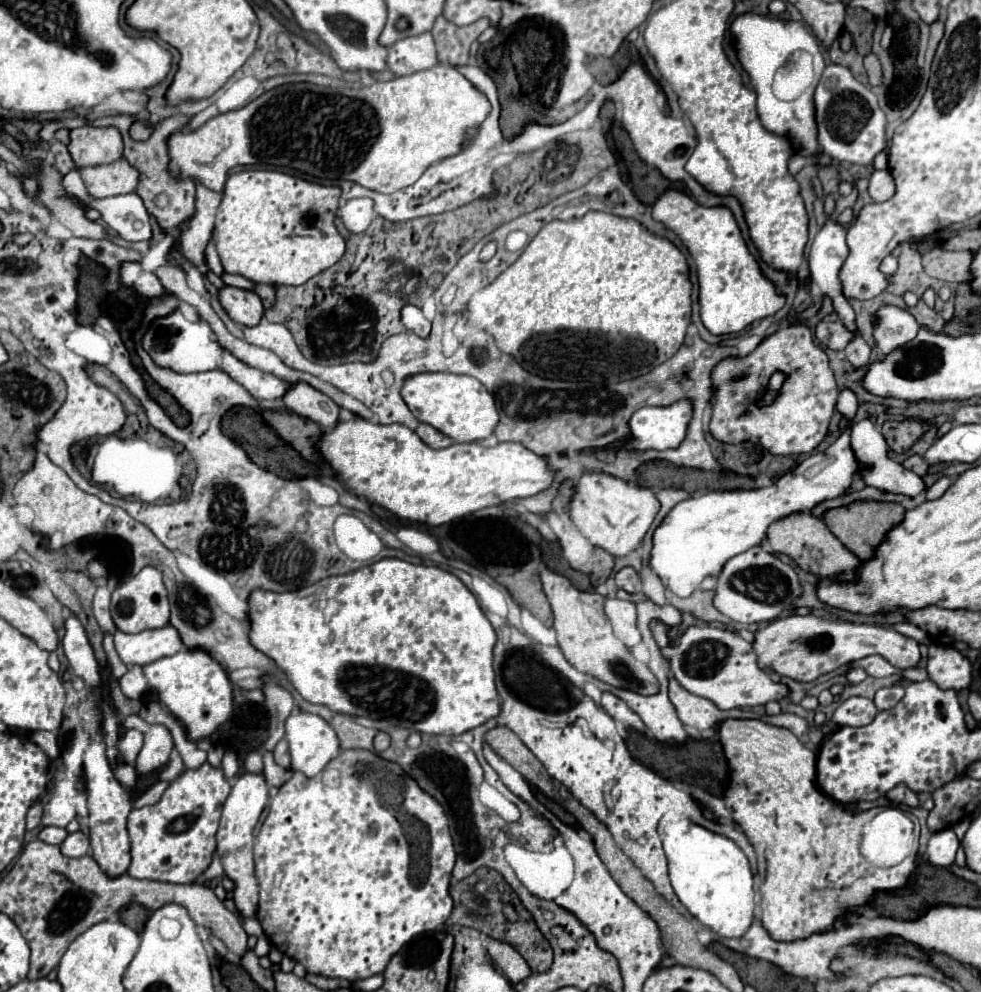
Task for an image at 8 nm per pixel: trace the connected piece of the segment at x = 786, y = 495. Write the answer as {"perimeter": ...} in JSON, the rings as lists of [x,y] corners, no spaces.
{"perimeter":[[[848,427],[834,441],[834,445],[830,445],[830,449],[826,449],[824,453],[812,453],[796,469],[784,473],[770,487],[736,489],[736,491],[704,491],[704,493],[698,493],[698,497],[690,497],[686,501],[680,501],[678,505],[672,507],[672,511],[656,527],[656,531],[652,535],[652,551],[650,551],[648,565],[666,583],[666,587],[672,593],[676,593],[678,597],[690,597],[698,589],[702,579],[708,575],[718,575],[722,565],[730,557],[744,553],[746,549],[758,545],[764,539],[766,529],[772,521],[778,521],[778,519],[782,519],[790,513],[796,513],[796,511],[810,511],[816,503],[842,495],[850,487],[852,477],[856,475],[858,469],[860,469],[860,463],[856,461],[854,451],[850,449],[850,427]]]}

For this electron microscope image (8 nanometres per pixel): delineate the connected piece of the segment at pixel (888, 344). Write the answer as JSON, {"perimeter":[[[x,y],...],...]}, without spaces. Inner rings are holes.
{"perimeter":[[[882,307],[878,309],[876,321],[876,343],[878,349],[888,355],[894,347],[902,347],[902,343],[910,343],[914,335],[918,335],[916,319],[900,307]]]}

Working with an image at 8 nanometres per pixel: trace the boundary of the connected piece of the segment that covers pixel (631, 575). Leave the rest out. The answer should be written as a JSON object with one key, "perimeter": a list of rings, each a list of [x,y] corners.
{"perimeter":[[[622,567],[622,569],[614,575],[614,579],[616,579],[616,585],[618,585],[620,589],[626,589],[626,591],[630,591],[630,593],[638,593],[638,591],[642,589],[642,579],[640,579],[640,575],[636,573],[636,569],[632,569],[632,567]]]}

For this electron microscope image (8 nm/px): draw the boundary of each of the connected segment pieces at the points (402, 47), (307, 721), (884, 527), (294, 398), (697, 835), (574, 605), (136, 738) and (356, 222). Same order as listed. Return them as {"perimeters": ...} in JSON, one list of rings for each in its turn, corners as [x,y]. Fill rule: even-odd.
{"perimeters":[[[[422,33],[400,39],[392,47],[388,47],[386,63],[394,75],[412,75],[416,71],[434,67],[438,59],[436,59],[436,47],[432,35]]],[[[296,713],[288,717],[286,741],[290,745],[292,771],[302,771],[306,777],[318,775],[326,767],[326,763],[330,763],[330,759],[334,759],[340,753],[340,741],[336,731],[322,717],[312,713]]],[[[858,501],[858,503],[846,505],[846,507],[828,509],[828,511],[824,511],[822,519],[824,519],[826,527],[834,533],[834,537],[838,537],[848,551],[852,551],[854,555],[858,555],[858,559],[870,559],[872,553],[874,553],[874,549],[882,543],[886,531],[902,521],[904,511],[906,509],[902,505],[898,505],[898,503]]],[[[292,383],[290,391],[286,391],[282,401],[290,411],[316,421],[324,429],[334,427],[338,421],[338,405],[308,383]]],[[[662,819],[658,825],[658,833],[668,857],[668,871],[670,871],[670,881],[674,887],[674,893],[678,895],[680,903],[706,927],[710,927],[712,931],[716,931],[722,937],[742,937],[752,919],[754,919],[754,877],[750,877],[750,865],[746,855],[740,851],[740,847],[722,837],[716,835],[688,819],[676,819],[676,821],[668,821]]],[[[546,567],[540,571],[540,581],[554,613],[552,627],[556,631],[558,647],[562,649],[564,657],[572,667],[604,683],[630,689],[642,695],[652,695],[658,691],[658,681],[650,673],[650,669],[644,663],[636,661],[628,651],[628,647],[612,633],[610,621],[604,613],[604,595],[578,591],[566,577],[556,575]]],[[[126,729],[122,739],[120,739],[120,753],[122,753],[122,759],[130,765],[134,765],[134,759],[136,755],[140,753],[142,749],[142,743],[144,743],[144,737],[138,729]]],[[[350,199],[342,209],[340,217],[350,233],[362,233],[374,219],[372,199]]]]}

